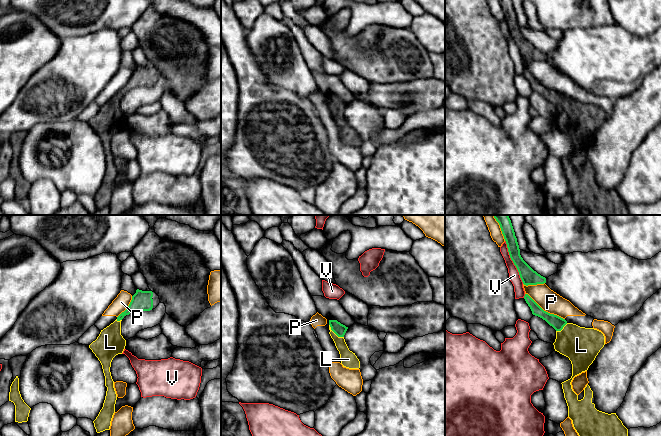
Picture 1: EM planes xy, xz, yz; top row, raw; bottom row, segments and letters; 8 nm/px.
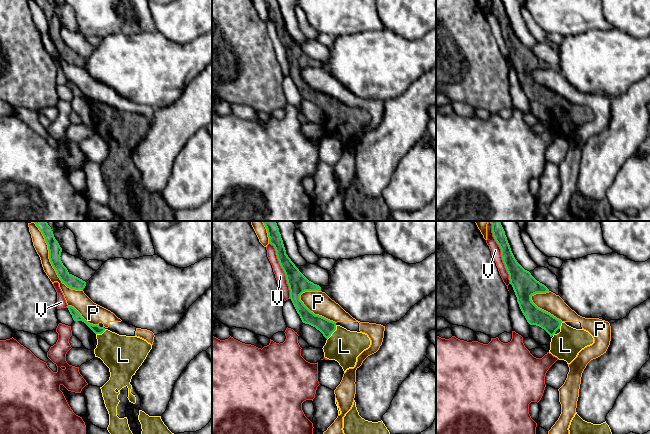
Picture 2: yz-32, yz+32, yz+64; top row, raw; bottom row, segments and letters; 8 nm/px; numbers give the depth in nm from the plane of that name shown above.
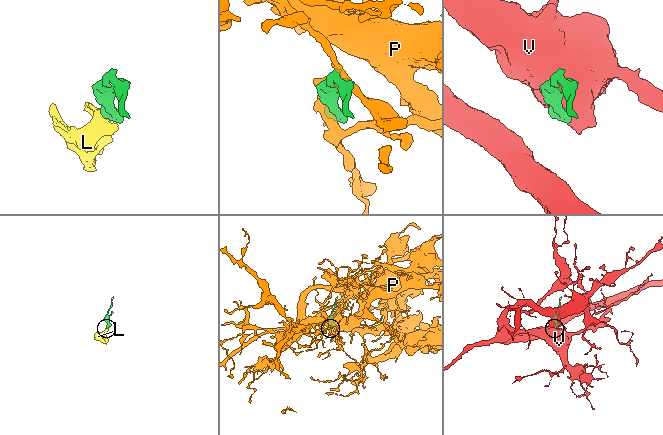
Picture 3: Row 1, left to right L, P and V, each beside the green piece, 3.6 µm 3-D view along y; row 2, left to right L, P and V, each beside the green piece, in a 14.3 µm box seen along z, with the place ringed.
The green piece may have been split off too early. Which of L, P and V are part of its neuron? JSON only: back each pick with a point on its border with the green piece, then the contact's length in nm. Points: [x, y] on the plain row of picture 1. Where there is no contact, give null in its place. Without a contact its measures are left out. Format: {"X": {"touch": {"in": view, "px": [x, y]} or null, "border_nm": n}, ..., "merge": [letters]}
{"L": {"touch": {"in": "xz", "px": [335, 109]}, "border_nm": 160}, "merge": ["L"]}

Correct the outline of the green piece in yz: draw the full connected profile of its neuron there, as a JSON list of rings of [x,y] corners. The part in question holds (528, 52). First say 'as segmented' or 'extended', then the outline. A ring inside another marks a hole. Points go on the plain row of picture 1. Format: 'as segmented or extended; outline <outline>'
as segmented; outline [[[512,0],[499,1],[506,17],[510,34],[516,42],[523,60],[528,62],[546,59],[546,54],[534,47],[521,33]]]

